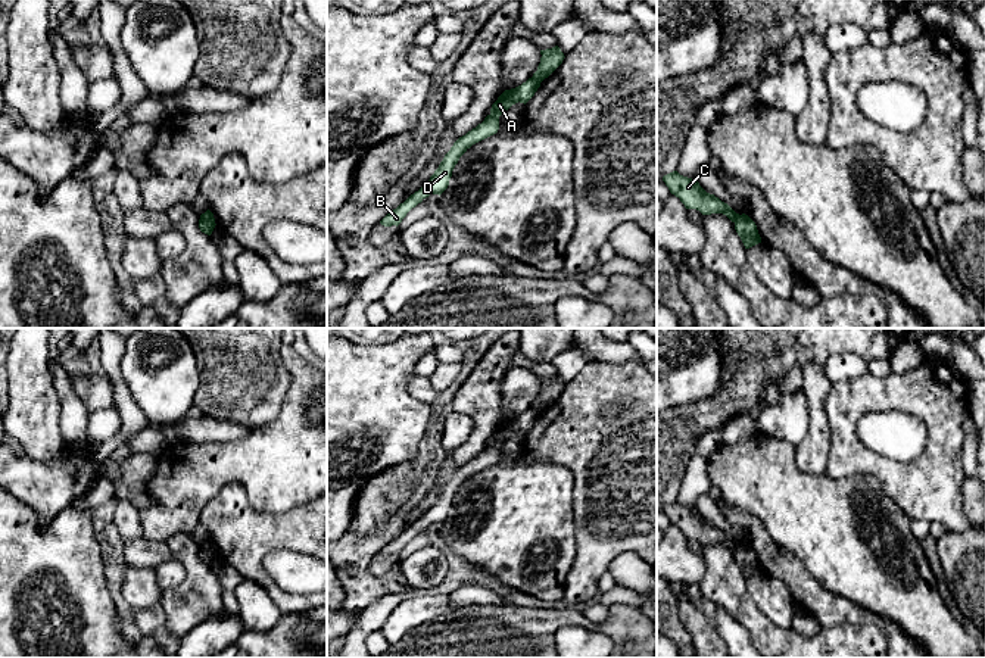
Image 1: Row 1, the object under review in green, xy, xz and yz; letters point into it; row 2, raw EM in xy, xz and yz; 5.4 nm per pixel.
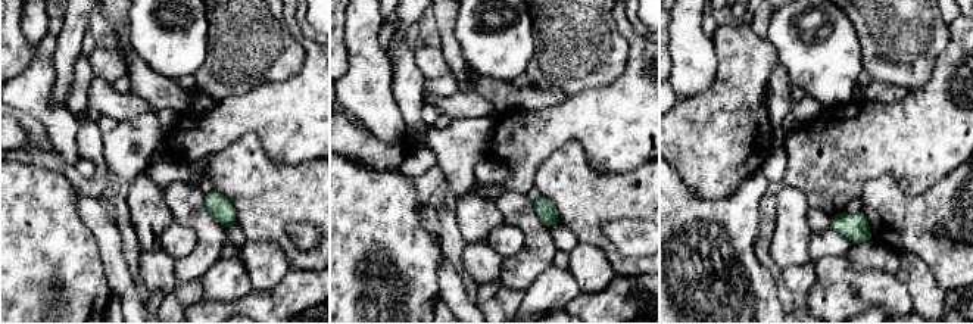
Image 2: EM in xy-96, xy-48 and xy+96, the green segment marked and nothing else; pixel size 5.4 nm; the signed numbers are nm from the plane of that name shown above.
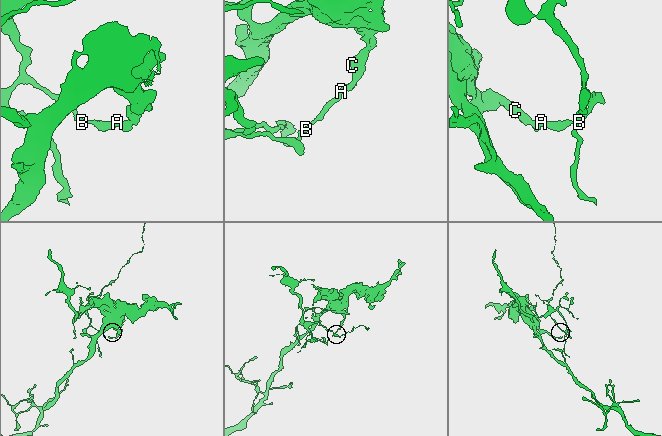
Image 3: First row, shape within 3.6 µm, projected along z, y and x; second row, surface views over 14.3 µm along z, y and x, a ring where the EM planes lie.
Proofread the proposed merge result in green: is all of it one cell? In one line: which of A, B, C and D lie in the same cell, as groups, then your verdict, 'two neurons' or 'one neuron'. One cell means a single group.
A B D / C | two neurons

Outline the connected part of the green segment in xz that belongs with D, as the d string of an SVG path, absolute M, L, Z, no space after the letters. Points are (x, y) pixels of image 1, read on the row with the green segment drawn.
M532 77L521 85L511 90L505 90L492 105L490 113L484 118L484 121L453 143L453 146L445 155L443 160L440 162L434 174L430 177L430 180L423 184L418 191L415 191L403 203L400 203L396 209L389 212L380 221L380 224L384 227L398 227L406 216L406 213L418 203L421 203L426 197L428 197L430 194L440 196L448 188L452 171L458 163L459 158L473 144L496 134L499 130L499 116L518 102L526 105L534 96L537 88L540 87L540 82L542 81Z

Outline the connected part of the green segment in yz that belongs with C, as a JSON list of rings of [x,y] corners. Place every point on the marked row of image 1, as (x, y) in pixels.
[[[677,171],[664,175],[663,181],[670,193],[680,199],[686,209],[696,209],[702,215],[723,213],[732,222],[738,221],[739,213],[714,194],[707,193],[698,181],[683,177]]]

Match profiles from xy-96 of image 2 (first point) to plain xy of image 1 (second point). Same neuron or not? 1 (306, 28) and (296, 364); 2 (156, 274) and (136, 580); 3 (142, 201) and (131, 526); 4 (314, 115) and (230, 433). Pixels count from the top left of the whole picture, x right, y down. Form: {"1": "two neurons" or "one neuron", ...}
{"1": "two neurons", "2": "one neuron", "3": "two neurons", "4": "two neurons"}

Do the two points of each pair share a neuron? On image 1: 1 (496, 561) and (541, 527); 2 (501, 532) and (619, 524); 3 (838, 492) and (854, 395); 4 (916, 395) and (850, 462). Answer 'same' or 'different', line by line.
1: same
2: different
3: different
4: same

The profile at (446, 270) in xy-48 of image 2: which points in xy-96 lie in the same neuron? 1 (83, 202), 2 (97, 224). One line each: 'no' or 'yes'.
1: yes
2: yes

